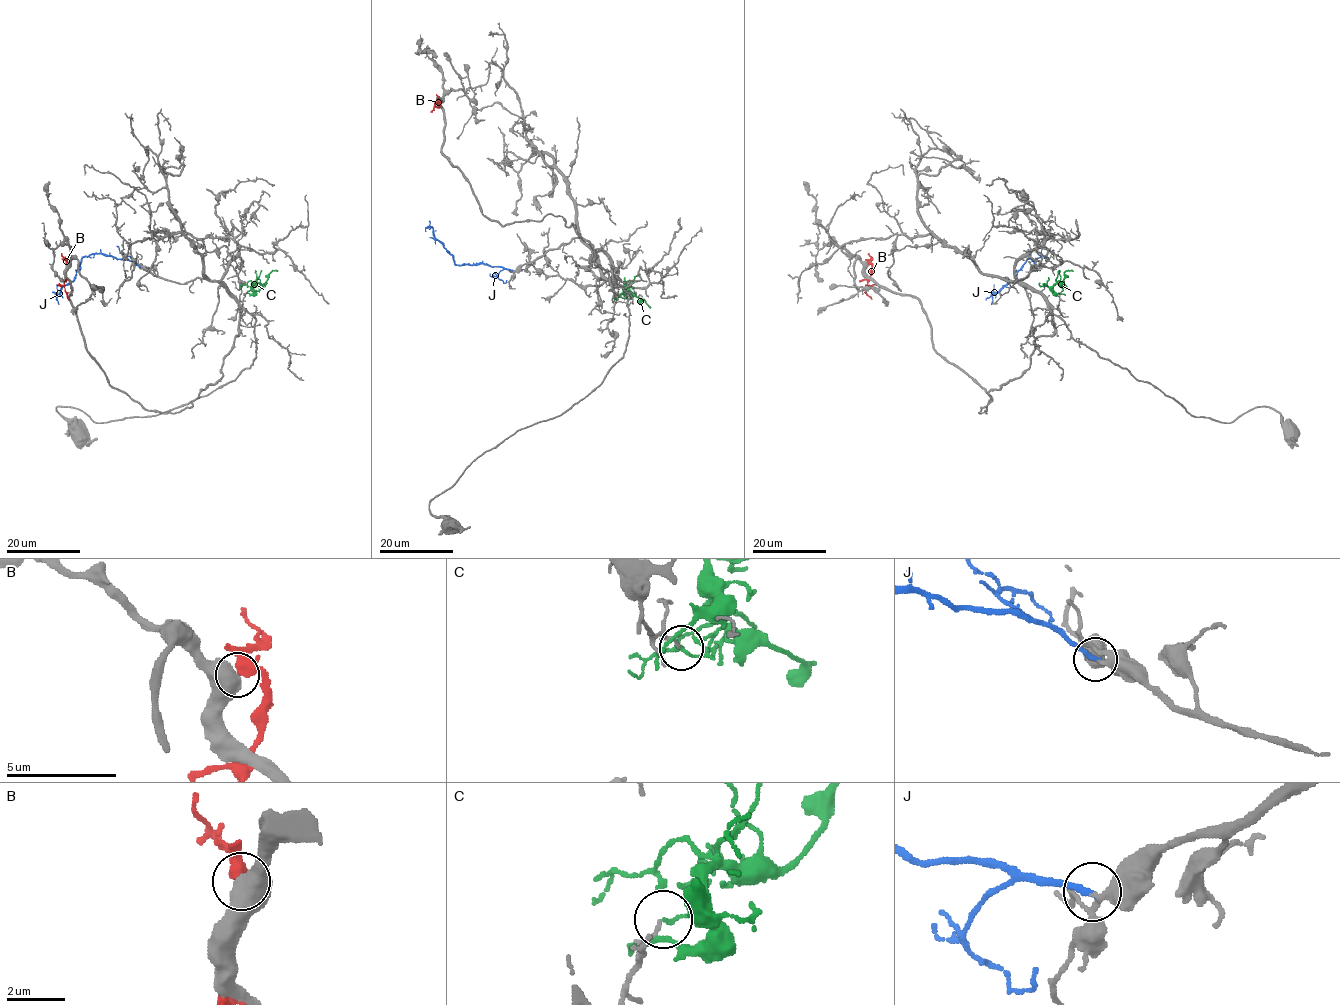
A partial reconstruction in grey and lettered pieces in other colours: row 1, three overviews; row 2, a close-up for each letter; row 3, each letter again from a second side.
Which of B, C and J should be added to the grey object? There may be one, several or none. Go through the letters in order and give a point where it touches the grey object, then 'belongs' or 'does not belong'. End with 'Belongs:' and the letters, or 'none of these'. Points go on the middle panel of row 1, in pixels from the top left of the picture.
B: meets grey at (440, 102); does not belong
C: meets grey at (621, 296); does not belong
J: meets grey at (513, 270); belongs
Belongs: J

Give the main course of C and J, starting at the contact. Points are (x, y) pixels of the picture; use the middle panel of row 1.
C: (621, 297), (634, 294), (650, 308)
J: (514, 270), (454, 263), (453, 256), (428, 227), (431, 226)

